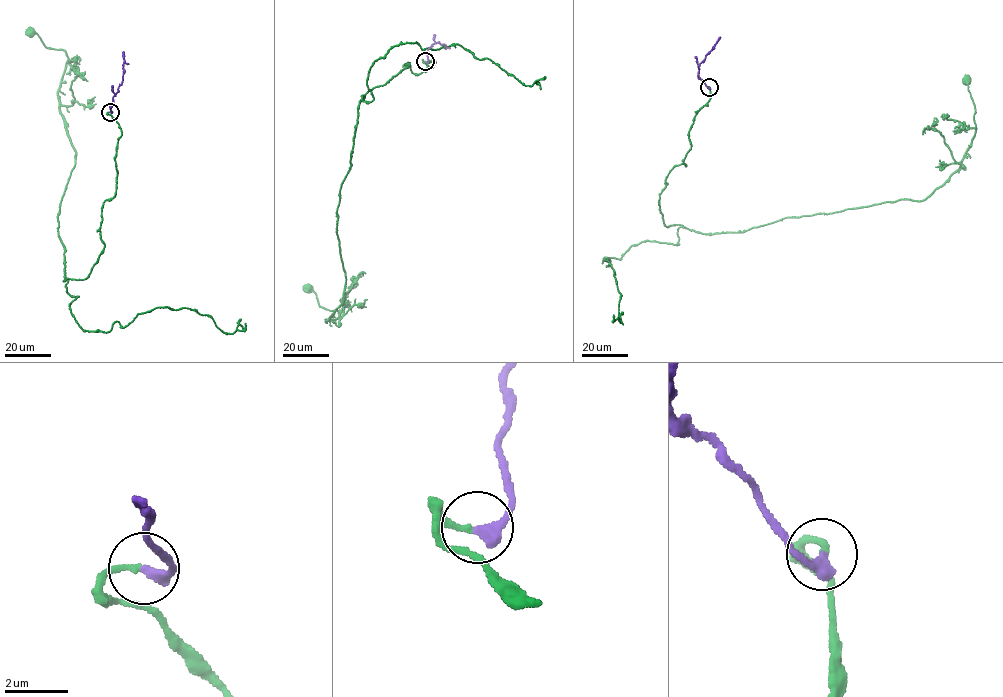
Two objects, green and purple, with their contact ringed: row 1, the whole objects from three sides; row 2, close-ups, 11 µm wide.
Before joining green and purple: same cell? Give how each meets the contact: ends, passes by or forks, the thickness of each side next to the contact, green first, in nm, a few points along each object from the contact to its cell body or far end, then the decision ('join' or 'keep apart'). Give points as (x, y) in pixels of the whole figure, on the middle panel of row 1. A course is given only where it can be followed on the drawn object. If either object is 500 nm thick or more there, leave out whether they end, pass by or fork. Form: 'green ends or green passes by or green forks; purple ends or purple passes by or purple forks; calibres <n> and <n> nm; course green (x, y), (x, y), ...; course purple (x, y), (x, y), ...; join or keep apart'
green ends; purple ends; calibres 200 and 400 nm; course green (425, 61), (358, 106), (337, 211), (343, 304), (326, 320), (339, 316), (308, 289); course purple (426, 61), (432, 44), (444, 43), (446, 48); join

